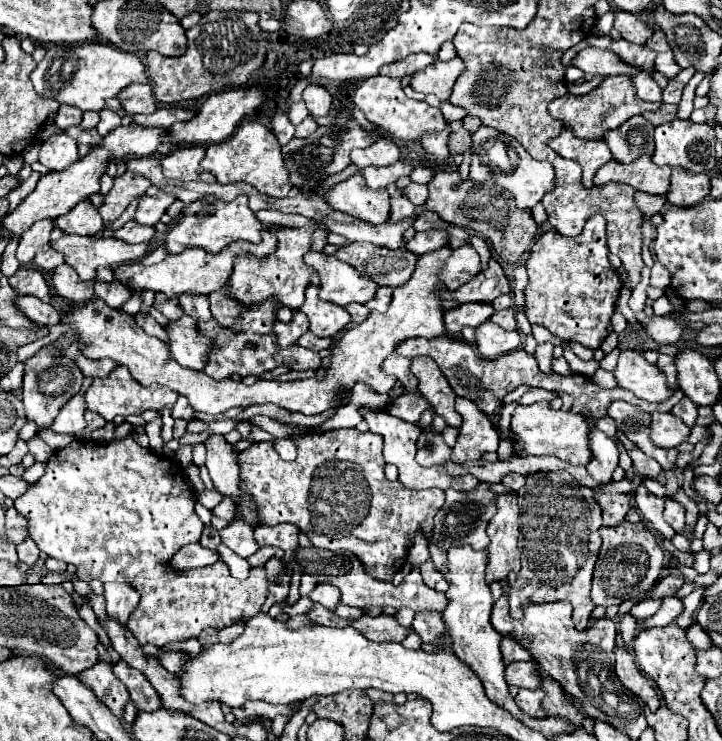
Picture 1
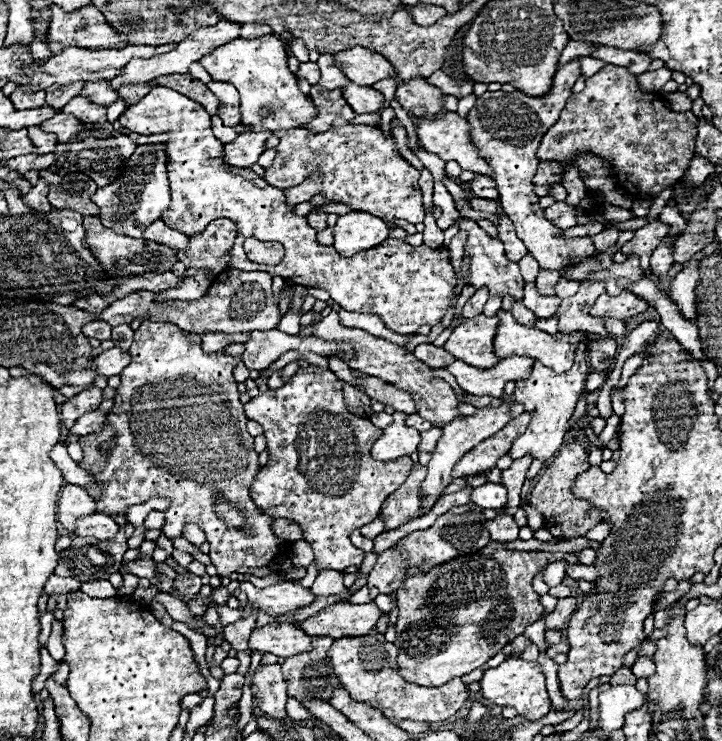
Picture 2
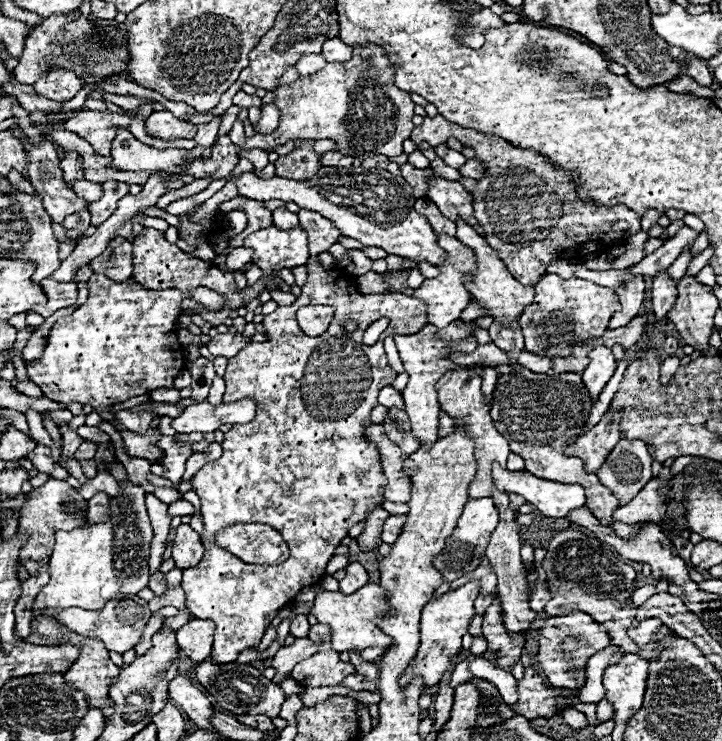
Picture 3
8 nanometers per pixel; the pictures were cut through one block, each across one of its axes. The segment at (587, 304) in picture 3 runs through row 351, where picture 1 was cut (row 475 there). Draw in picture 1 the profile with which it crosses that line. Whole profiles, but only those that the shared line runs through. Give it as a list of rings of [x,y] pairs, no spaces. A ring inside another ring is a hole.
[[[536,472],[528,474],[526,483],[516,494],[520,504],[520,548],[522,548],[522,568],[518,574],[510,574],[510,614],[514,618],[522,618],[520,604],[524,602],[554,602],[566,600],[574,606],[572,620],[578,630],[588,628],[590,612],[594,602],[590,598],[592,586],[592,570],[598,558],[598,550],[602,538],[598,528],[602,526],[602,510],[598,510],[598,502],[594,502],[594,490],[588,486],[580,486],[568,472]]]

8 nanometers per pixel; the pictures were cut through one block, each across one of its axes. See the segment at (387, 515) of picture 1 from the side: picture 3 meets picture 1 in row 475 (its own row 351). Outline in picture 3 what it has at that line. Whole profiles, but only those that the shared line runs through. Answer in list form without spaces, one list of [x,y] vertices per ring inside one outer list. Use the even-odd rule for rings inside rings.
[[[310,258],[308,260],[308,280],[306,284],[302,286],[302,294],[296,298],[296,302],[292,306],[280,306],[276,308],[276,312],[264,316],[262,320],[262,326],[266,330],[266,336],[268,340],[266,342],[258,342],[258,344],[248,344],[236,358],[230,358],[228,362],[228,370],[224,374],[224,380],[226,380],[226,392],[224,392],[224,402],[234,402],[234,400],[242,400],[242,398],[254,398],[256,400],[256,416],[252,418],[252,422],[248,422],[246,426],[232,426],[230,432],[224,434],[224,440],[222,440],[222,456],[214,462],[208,462],[204,468],[200,468],[190,484],[192,488],[196,490],[196,494],[200,496],[200,512],[202,512],[202,520],[204,520],[204,534],[202,534],[202,542],[206,546],[206,552],[204,552],[204,558],[202,562],[198,562],[198,566],[190,568],[190,570],[184,570],[184,578],[182,578],[182,588],[186,592],[186,606],[188,610],[196,616],[196,618],[210,618],[214,624],[216,624],[216,634],[214,634],[214,648],[212,648],[212,662],[218,662],[218,664],[226,664],[226,662],[234,662],[238,658],[238,654],[246,648],[256,648],[268,628],[268,624],[278,616],[278,610],[282,610],[284,606],[288,606],[294,596],[304,588],[304,586],[312,586],[314,582],[318,582],[326,570],[326,564],[330,562],[330,558],[334,556],[334,550],[338,548],[338,544],[342,542],[342,538],[348,534],[348,530],[360,522],[364,518],[364,514],[374,506],[374,504],[380,504],[384,498],[382,498],[382,486],[386,484],[386,478],[382,474],[382,466],[380,466],[380,456],[378,456],[378,450],[366,442],[362,438],[362,428],[366,428],[370,422],[370,410],[378,404],[376,398],[378,398],[378,392],[382,390],[382,386],[390,386],[396,372],[390,370],[388,366],[388,360],[386,360],[386,352],[384,348],[362,348],[364,342],[362,342],[362,334],[364,330],[376,322],[378,318],[388,318],[390,324],[386,328],[386,336],[394,336],[394,334],[414,334],[418,330],[422,330],[426,324],[428,324],[428,318],[426,318],[426,304],[418,298],[410,298],[406,294],[360,294],[358,292],[358,286],[356,286],[356,280],[346,274],[344,270],[340,268],[332,268],[332,270],[326,270],[318,264],[318,258]],[[308,304],[324,304],[324,306],[332,306],[334,308],[334,318],[328,326],[328,330],[316,338],[312,336],[306,336],[300,328],[298,328],[298,322],[296,322],[296,310],[300,306],[308,306]],[[344,318],[352,318],[356,324],[358,324],[358,332],[354,334],[346,334],[344,328],[340,326],[340,322]],[[238,522],[266,522],[268,526],[274,526],[282,538],[286,538],[286,544],[290,546],[290,558],[278,566],[260,566],[260,564],[246,564],[242,562],[240,558],[236,558],[234,554],[226,552],[224,548],[220,546],[214,546],[214,534],[218,530],[224,530],[226,526],[232,526],[232,524],[238,524]]]

